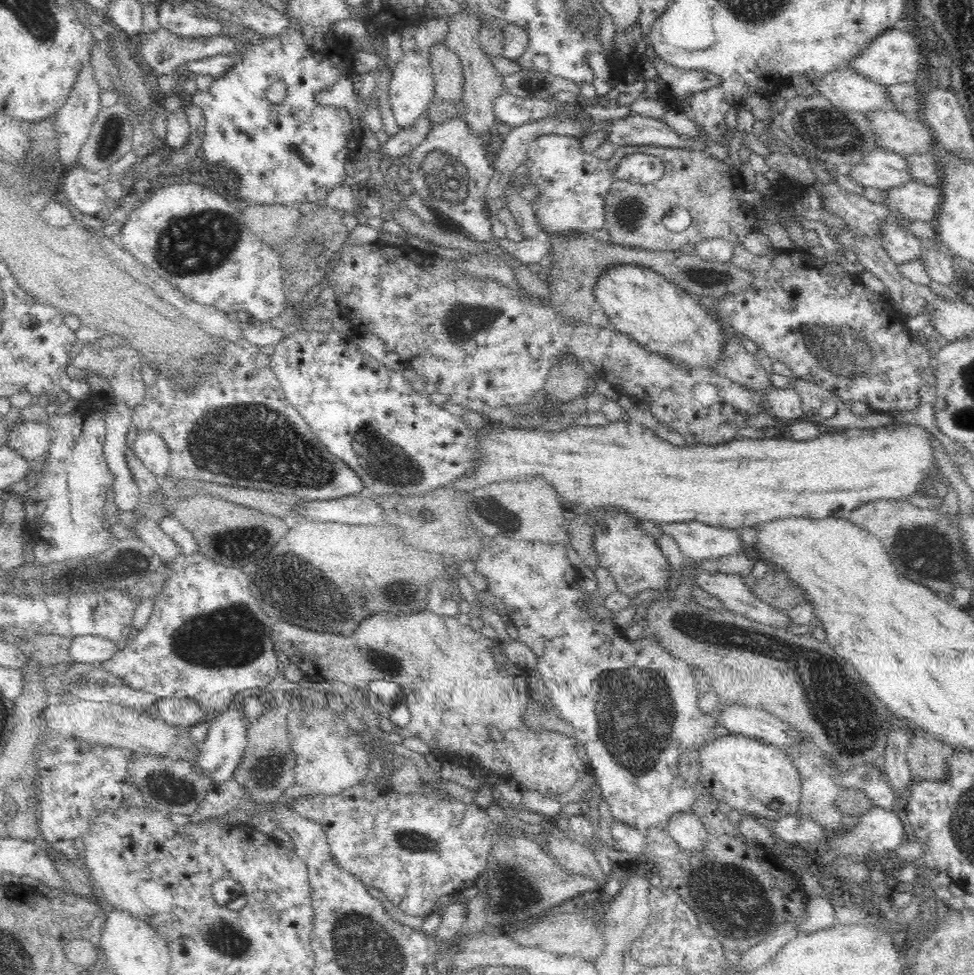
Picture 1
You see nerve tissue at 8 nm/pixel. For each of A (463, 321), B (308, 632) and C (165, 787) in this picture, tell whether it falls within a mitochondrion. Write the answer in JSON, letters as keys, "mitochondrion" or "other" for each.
{"A":"mitochondrion","B":"mitochondrion","C":"mitochondrion"}

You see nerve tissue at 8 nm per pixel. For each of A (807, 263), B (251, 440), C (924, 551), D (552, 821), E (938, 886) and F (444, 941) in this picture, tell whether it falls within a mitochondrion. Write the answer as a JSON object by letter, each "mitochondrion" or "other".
{"A":"other","B":"mitochondrion","C":"mitochondrion","D":"other","E":"mitochondrion","F":"other"}

